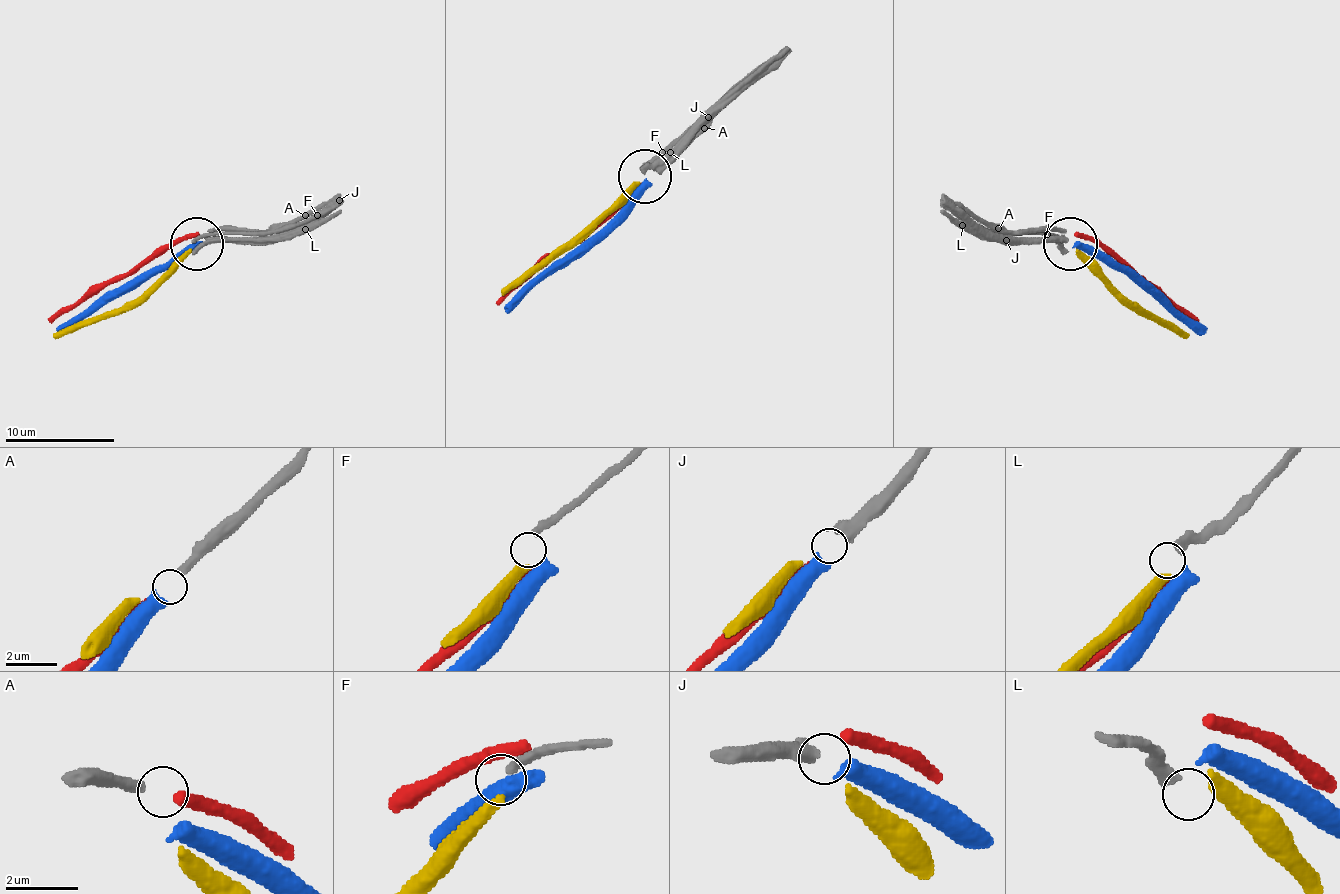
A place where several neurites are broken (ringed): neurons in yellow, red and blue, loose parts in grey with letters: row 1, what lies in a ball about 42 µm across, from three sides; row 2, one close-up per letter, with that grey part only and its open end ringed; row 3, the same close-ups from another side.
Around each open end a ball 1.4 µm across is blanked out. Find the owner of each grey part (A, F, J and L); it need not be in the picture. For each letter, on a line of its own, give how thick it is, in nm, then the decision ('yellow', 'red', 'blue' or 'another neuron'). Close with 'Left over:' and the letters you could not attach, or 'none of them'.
A: calibre 320 nm; red
F: calibre 300 nm; another neuron
J: calibre 380 nm; blue
L: calibre 400 nm; another neuron
Left over: F, L

